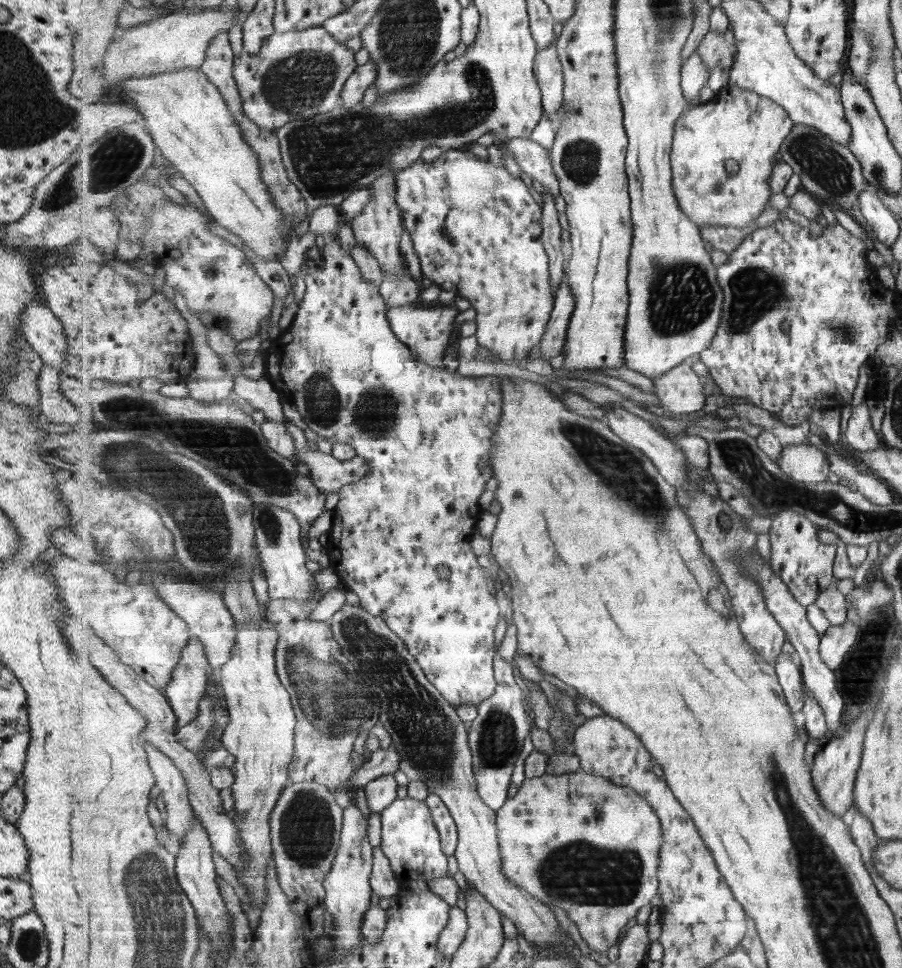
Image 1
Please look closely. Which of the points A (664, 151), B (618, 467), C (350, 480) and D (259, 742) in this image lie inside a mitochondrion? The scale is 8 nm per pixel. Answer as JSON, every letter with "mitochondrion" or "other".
{"A":"other","B":"mitochondrion","C":"other","D":"other"}

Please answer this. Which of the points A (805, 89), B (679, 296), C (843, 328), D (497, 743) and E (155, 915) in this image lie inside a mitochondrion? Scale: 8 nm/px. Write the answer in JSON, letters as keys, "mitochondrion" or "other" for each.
{"A":"other","B":"mitochondrion","C":"mitochondrion","D":"mitochondrion","E":"mitochondrion"}

